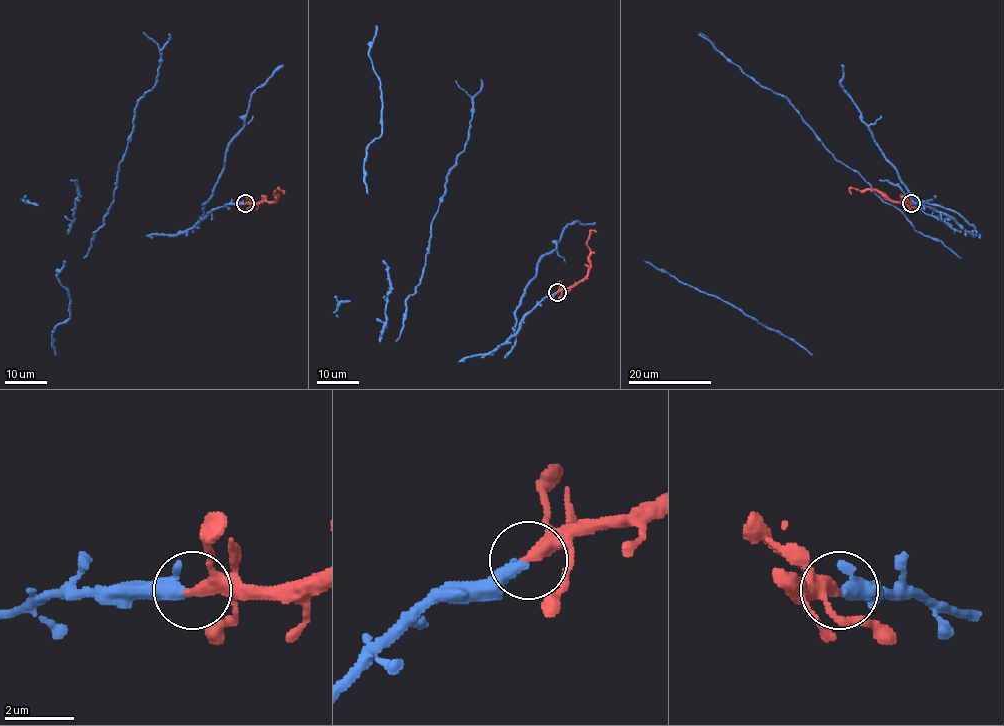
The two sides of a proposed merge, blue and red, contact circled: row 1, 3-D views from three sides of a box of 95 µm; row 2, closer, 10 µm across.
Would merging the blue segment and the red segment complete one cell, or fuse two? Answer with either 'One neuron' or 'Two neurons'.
One neuron

